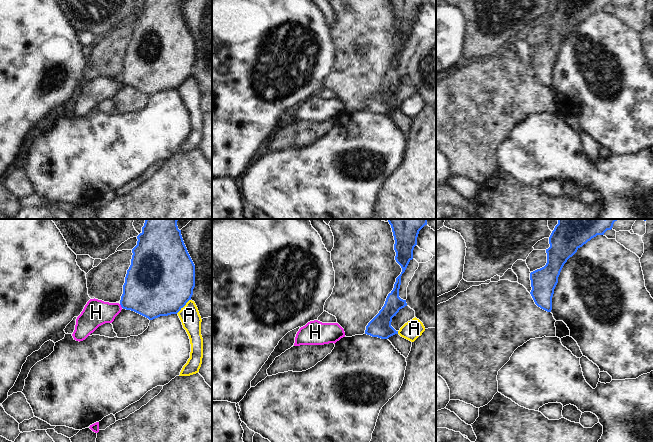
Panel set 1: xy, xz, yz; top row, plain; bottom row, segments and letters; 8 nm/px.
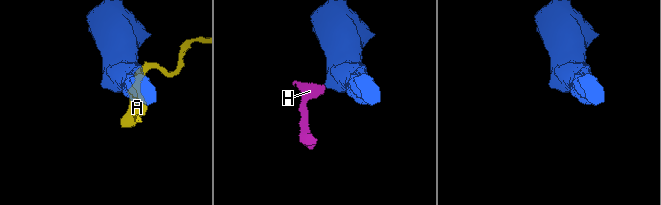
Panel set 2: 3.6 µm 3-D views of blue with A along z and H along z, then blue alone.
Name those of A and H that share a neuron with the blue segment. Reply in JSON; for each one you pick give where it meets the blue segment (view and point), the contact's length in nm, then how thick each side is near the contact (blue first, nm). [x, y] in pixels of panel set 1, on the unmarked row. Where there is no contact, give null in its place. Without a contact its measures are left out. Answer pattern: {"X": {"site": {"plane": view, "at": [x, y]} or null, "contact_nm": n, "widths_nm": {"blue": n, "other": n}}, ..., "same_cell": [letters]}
{"same_cell": []}

